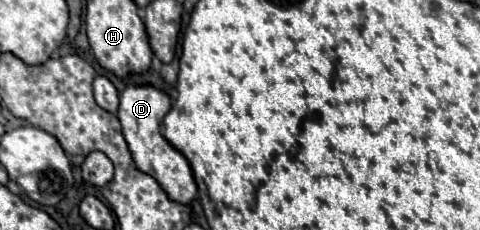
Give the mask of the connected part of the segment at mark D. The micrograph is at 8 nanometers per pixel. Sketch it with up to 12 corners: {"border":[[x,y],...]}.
{"border":[[128,85],[116,115],[136,169],[190,205],[186,157],[160,133],[170,99]]}

